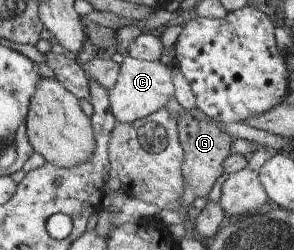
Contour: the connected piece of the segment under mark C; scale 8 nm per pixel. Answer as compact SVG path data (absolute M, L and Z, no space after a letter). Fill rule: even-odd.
M126 56L120 63L115 85L108 90L111 111L117 123L131 123L165 108L174 95L174 75L168 67L167 58L159 60L140 60Z

